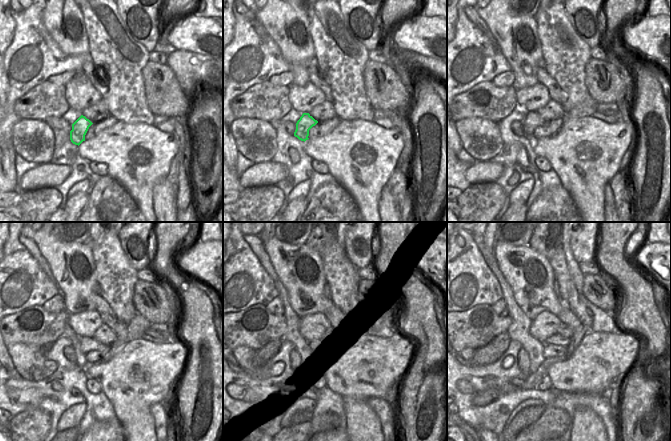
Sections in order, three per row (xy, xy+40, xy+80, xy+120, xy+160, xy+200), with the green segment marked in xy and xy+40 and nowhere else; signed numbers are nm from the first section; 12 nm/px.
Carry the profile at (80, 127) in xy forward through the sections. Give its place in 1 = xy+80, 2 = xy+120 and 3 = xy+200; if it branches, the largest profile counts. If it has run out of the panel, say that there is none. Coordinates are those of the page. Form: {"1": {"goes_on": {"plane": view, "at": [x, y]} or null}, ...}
{"1": {"goes_on": {"plane": "xy+80", "at": [532, 120]}}, "2": {"goes_on": {"plane": "xy+120", "at": [87, 344]}}, "3": {"goes_on": {"plane": "xy+200", "at": [556, 339]}}}

